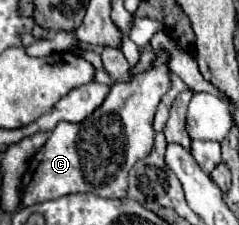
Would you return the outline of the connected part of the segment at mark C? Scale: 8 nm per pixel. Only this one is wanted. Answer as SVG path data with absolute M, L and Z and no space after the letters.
M160 49L156 59L152 61L148 71L132 75L128 81L118 81L110 87L104 103L82 123L66 123L60 121L56 129L50 133L50 139L40 147L40 151L32 157L28 171L22 177L22 205L44 203L50 199L58 199L70 193L94 193L98 197L124 197L126 195L126 179L132 165L144 159L154 145L154 111L162 99L162 95L170 89L170 55L166 49Z

